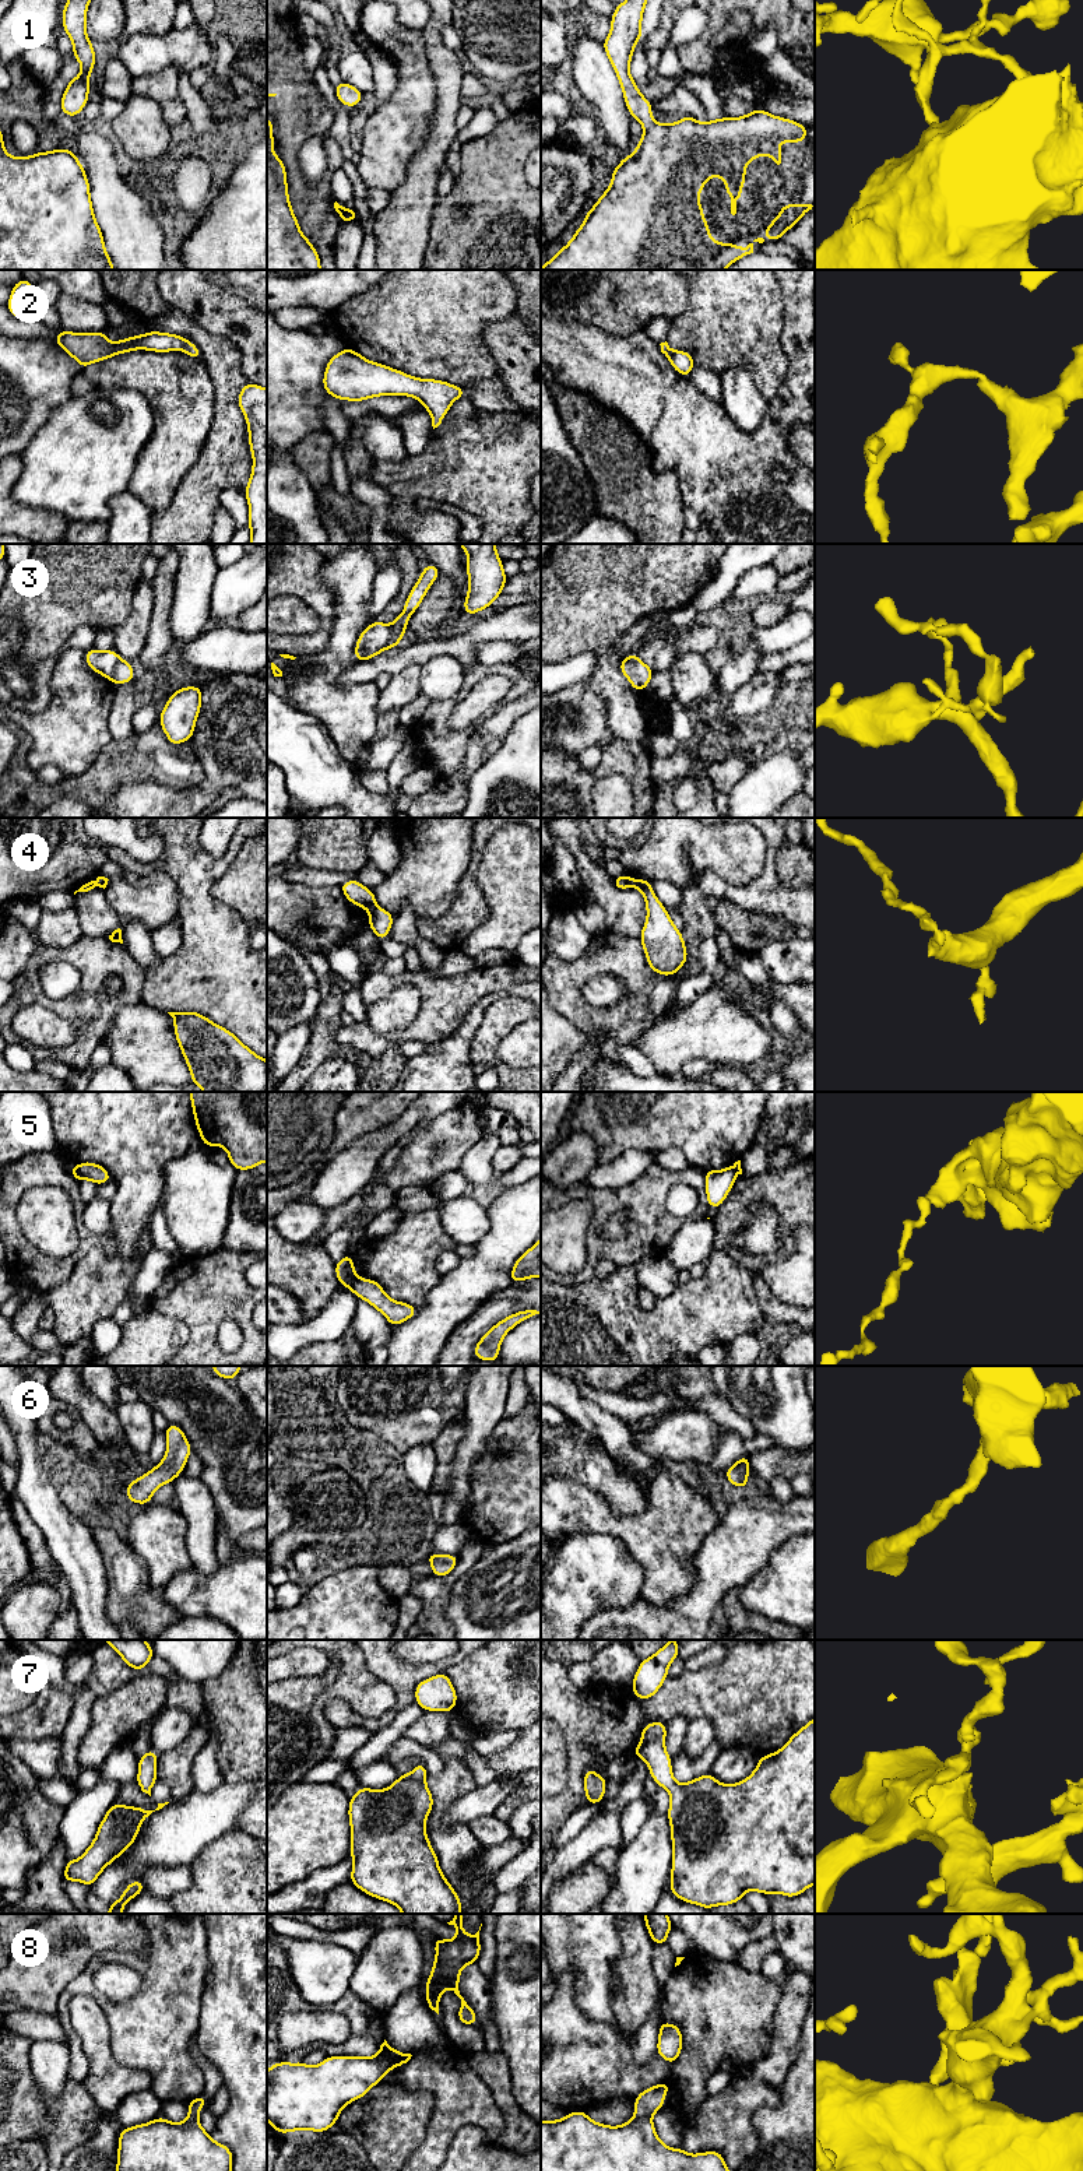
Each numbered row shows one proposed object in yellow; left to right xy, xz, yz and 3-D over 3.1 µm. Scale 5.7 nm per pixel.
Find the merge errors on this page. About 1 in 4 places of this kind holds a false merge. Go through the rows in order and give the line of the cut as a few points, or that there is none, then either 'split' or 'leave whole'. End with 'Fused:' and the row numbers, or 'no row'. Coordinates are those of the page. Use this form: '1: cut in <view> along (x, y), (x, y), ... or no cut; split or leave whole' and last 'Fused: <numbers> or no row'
1: no cut; leave whole
2: no cut; leave whole
3: cut in xz along (390, 625), (390, 640), (382, 649); split
4: cut in xz along (376, 905), (368, 909); split
5: cut in xy along (74, 1167), (84, 1177); split
6: no cut; leave whole
7: no cut; leave whole
8: no cut; leave whole
Fused: 3, 4, 5

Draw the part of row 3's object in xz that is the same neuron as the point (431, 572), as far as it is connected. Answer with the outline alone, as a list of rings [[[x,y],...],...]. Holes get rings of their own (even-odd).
[[[429,562],[428,566],[421,572],[418,582],[409,591],[401,615],[397,616],[394,622],[390,625],[391,630],[390,642],[386,644],[383,650],[388,650],[391,647],[398,646],[398,643],[404,637],[405,629],[408,628],[409,616],[416,611],[416,608],[425,598],[428,590],[439,576],[440,572],[437,566]]]

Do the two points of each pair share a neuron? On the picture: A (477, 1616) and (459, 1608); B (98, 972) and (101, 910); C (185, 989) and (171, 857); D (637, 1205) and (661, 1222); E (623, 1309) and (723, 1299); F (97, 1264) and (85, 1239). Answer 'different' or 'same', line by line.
A: same
B: different
C: same
D: same
E: same
F: different

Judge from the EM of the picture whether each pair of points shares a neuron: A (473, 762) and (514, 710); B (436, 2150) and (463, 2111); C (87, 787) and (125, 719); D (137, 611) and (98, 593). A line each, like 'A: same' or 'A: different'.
A: same
B: same
C: different
D: different

